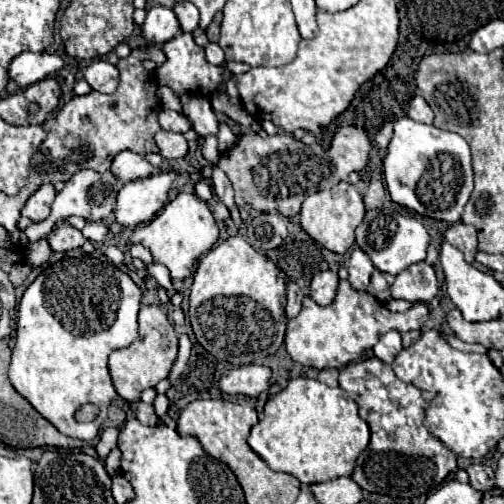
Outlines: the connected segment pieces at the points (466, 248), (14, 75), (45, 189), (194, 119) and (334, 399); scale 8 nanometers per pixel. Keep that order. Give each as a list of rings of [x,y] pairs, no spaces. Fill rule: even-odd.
[[[455,223],[455,225],[451,225],[443,233],[443,237],[445,237],[447,243],[451,243],[459,251],[463,251],[467,263],[473,263],[475,261],[475,253],[477,253],[477,231],[475,231],[473,225]]]
[[[19,53],[7,67],[9,79],[19,87],[27,87],[43,77],[57,73],[63,67],[63,59],[51,53]]]
[[[47,183],[47,185],[41,185],[29,199],[27,199],[27,203],[25,203],[25,207],[23,207],[23,215],[25,217],[29,217],[29,219],[33,219],[35,223],[39,223],[39,221],[43,221],[43,219],[47,219],[49,217],[49,211],[51,211],[51,201],[55,199],[55,187],[51,185],[51,183]]]
[[[183,95],[181,103],[183,103],[185,117],[191,121],[193,129],[197,131],[199,137],[219,133],[219,121],[213,113],[211,103],[205,97],[201,97],[201,95]]]
[[[297,377],[291,379],[289,385],[279,391],[275,397],[269,397],[265,403],[263,419],[253,425],[251,435],[247,439],[249,447],[269,463],[273,471],[289,473],[301,481],[301,485],[313,485],[313,483],[323,483],[331,481],[343,475],[351,475],[355,469],[355,461],[359,453],[369,445],[371,431],[367,423],[357,415],[357,405],[343,389],[339,387],[327,387],[319,383],[317,379],[305,379]]]

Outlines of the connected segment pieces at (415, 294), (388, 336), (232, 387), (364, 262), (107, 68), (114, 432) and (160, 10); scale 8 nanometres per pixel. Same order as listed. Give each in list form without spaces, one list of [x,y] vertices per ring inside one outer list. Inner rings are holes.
[[[415,263],[395,277],[391,285],[393,299],[405,299],[409,303],[429,303],[439,291],[435,269],[427,263]]]
[[[389,331],[385,333],[379,343],[373,347],[373,353],[375,357],[383,359],[385,363],[391,363],[395,359],[395,355],[401,351],[401,333],[399,331]]]
[[[245,365],[231,371],[225,371],[219,377],[219,389],[229,395],[247,395],[257,397],[269,389],[271,369],[265,365]]]
[[[355,247],[353,253],[349,255],[347,271],[349,271],[347,279],[349,279],[351,287],[357,291],[365,291],[369,287],[369,279],[371,279],[371,273],[375,271],[375,267],[371,265],[371,259],[367,257],[367,253],[363,253],[359,247]]]
[[[103,59],[93,61],[89,67],[85,67],[83,75],[85,75],[85,81],[99,93],[115,93],[117,85],[119,85],[117,67]]]
[[[107,427],[107,429],[101,433],[99,443],[97,443],[97,447],[95,447],[99,459],[105,459],[105,457],[109,455],[109,451],[111,451],[113,447],[117,447],[117,435],[119,435],[119,429],[115,429],[115,427]]]
[[[153,5],[147,11],[147,17],[145,17],[145,23],[141,29],[143,29],[143,37],[147,39],[149,45],[161,47],[163,43],[173,39],[181,31],[181,25],[179,25],[173,9],[167,9],[163,5]]]

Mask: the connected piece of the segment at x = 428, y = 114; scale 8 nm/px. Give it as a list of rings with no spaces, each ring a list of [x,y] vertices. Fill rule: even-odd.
[[[415,95],[415,97],[411,99],[407,115],[409,115],[413,121],[419,121],[419,123],[427,123],[427,125],[433,123],[433,111],[431,111],[431,107],[427,105],[427,101],[425,101],[421,95]]]

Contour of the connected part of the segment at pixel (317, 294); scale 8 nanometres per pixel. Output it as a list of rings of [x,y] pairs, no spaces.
[[[319,271],[313,275],[311,279],[311,297],[319,303],[319,305],[329,305],[335,299],[337,293],[337,283],[339,277],[333,271]]]

